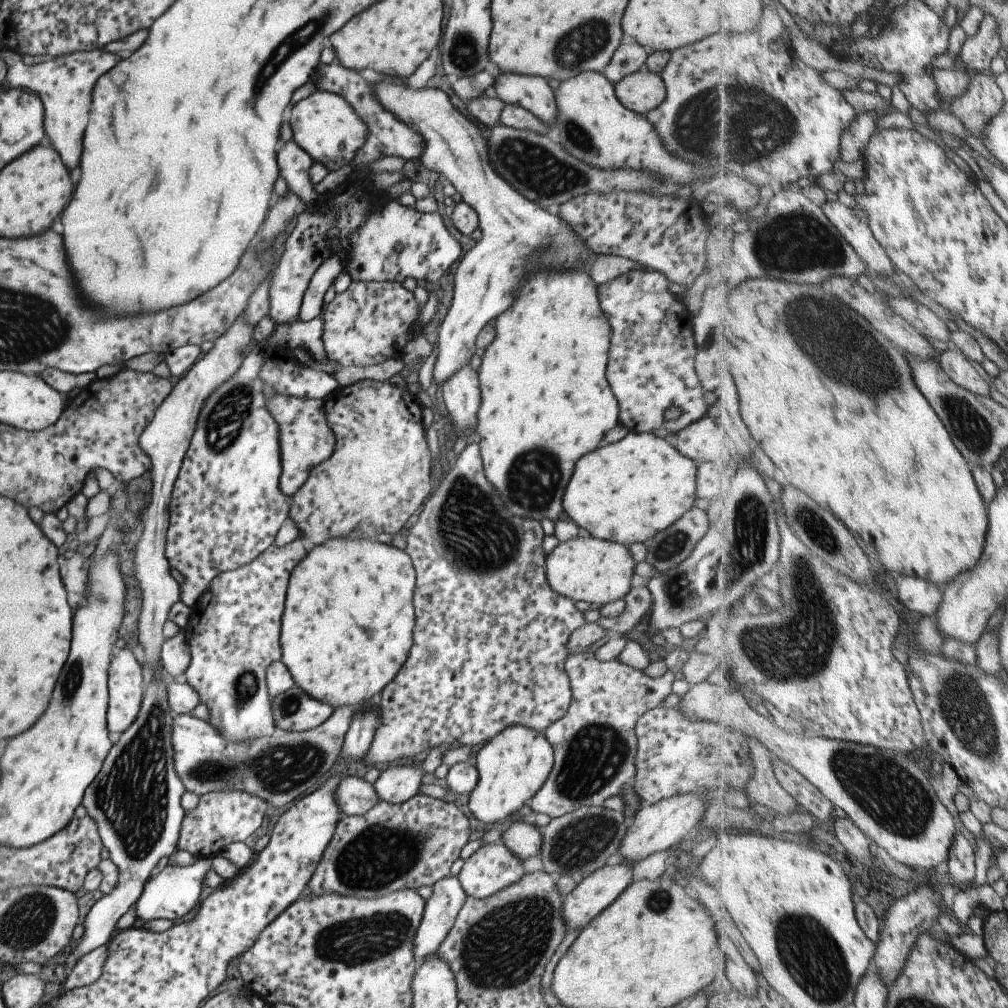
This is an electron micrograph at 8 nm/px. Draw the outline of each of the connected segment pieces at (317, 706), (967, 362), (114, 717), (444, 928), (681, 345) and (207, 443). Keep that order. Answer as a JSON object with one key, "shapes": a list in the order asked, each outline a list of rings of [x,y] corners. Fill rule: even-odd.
{"shapes":[[[[297,685],[272,700],[275,724],[286,731],[301,732],[317,728],[335,710],[330,704],[310,697]]],[[[951,344],[949,349],[941,354],[939,361],[946,368],[946,372],[952,376],[952,380],[958,382],[960,386],[976,394],[982,394],[982,396],[992,394],[990,382],[976,370],[971,360],[954,344]]],[[[120,650],[108,668],[107,727],[122,734],[138,716],[146,689],[146,675],[131,650]]],[[[450,874],[431,888],[433,894],[425,902],[423,920],[414,940],[418,964],[438,951],[467,898],[457,876]]],[[[630,270],[628,274],[600,284],[598,300],[600,310],[610,322],[610,348],[608,351],[608,368],[606,378],[614,396],[618,398],[620,422],[629,432],[654,432],[666,428],[679,431],[707,415],[705,390],[696,370],[694,370],[696,344],[693,333],[694,313],[688,305],[669,290],[670,280],[662,272],[651,270]],[[668,408],[680,408],[680,416],[664,421],[664,411]]],[[[262,342],[252,346],[240,366],[240,372],[226,380],[204,402],[172,490],[164,554],[169,566],[184,578],[184,583],[179,584],[180,603],[197,604],[218,574],[253,562],[270,548],[289,517],[290,504],[279,488],[282,474],[280,425],[274,422],[266,408],[264,384],[259,377],[262,366],[266,364],[262,348]]]]}

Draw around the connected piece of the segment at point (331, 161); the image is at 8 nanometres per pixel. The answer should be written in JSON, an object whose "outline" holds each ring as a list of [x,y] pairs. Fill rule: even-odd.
{"outline":[[[320,89],[290,107],[286,121],[292,128],[292,140],[301,146],[313,160],[324,164],[330,172],[352,165],[354,156],[358,154],[358,150],[362,150],[370,134],[366,122],[356,114],[345,98]]]}

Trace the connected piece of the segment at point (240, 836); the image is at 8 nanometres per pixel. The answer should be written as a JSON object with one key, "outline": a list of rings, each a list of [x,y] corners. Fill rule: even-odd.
{"outline":[[[245,791],[210,792],[199,798],[198,807],[187,812],[178,842],[179,849],[185,849],[204,859],[216,858],[227,845],[244,841],[260,828],[266,815],[267,803]]]}

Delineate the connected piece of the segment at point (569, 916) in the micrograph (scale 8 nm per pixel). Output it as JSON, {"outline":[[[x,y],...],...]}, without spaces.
{"outline":[[[628,861],[606,864],[592,871],[578,882],[577,886],[563,898],[563,918],[567,933],[573,928],[584,928],[600,912],[613,904],[618,896],[633,882],[633,866]]]}

